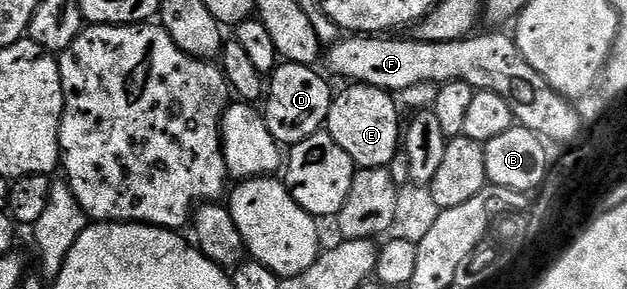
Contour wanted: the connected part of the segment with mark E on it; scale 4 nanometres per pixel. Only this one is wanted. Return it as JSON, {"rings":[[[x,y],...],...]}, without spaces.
{"rings":[[[350,84],[333,95],[326,116],[325,133],[353,160],[355,167],[380,170],[389,167],[390,161],[400,150],[398,106],[391,95],[374,86]]]}

